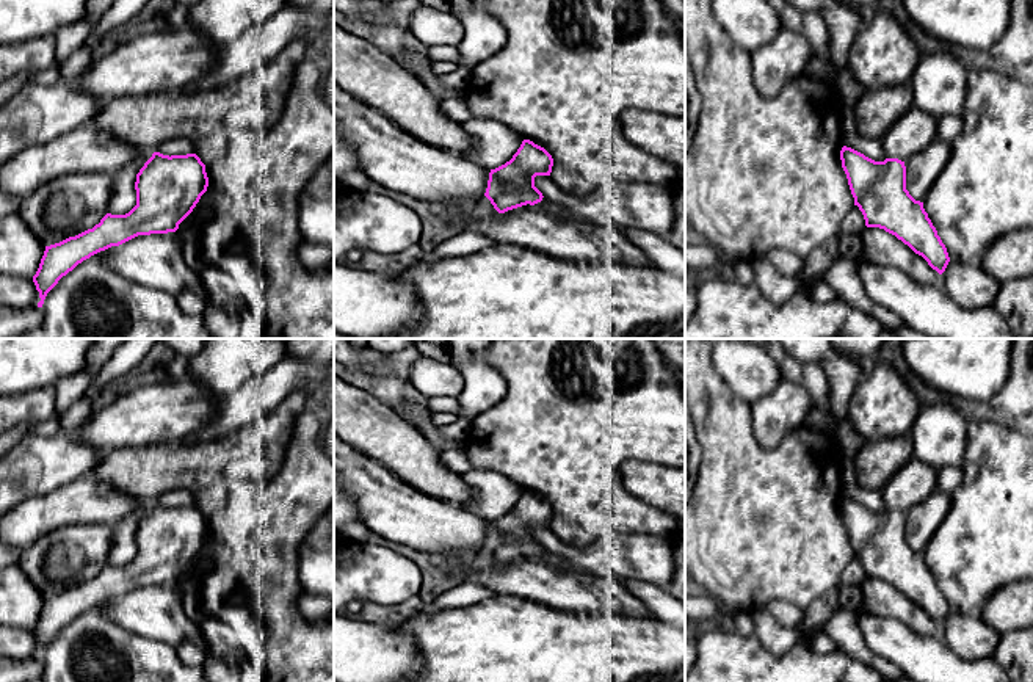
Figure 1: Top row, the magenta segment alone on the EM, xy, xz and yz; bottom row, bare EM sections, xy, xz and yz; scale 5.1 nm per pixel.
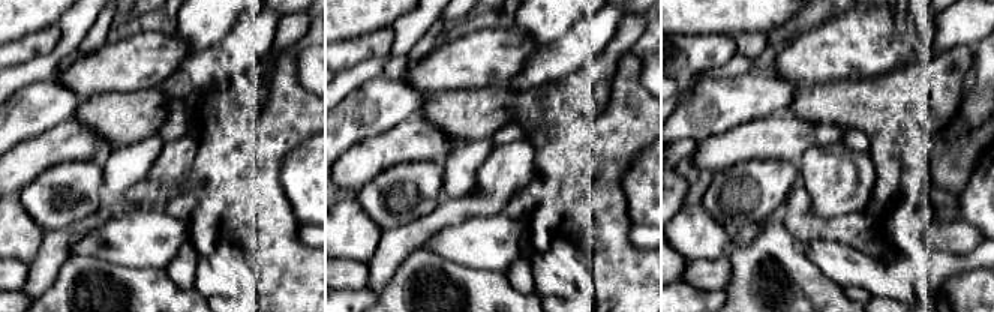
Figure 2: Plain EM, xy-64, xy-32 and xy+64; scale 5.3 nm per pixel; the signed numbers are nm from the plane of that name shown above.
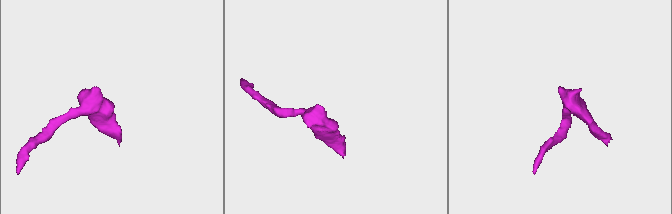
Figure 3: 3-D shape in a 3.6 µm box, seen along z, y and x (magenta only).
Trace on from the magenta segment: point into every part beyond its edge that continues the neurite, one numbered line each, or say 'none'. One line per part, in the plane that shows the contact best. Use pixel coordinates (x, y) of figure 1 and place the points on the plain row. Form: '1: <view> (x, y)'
1: xz (483, 560)

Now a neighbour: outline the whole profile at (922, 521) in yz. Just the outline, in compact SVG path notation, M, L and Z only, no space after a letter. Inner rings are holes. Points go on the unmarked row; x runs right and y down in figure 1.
M933 491L928 499L912 506L906 517L906 541L915 550L923 553L931 536L945 519L951 505L951 497Z

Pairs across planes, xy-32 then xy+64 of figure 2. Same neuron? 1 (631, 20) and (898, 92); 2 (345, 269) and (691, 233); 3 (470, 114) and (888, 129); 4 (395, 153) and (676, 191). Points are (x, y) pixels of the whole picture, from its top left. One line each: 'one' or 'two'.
1: one
2: two
3: one
4: two

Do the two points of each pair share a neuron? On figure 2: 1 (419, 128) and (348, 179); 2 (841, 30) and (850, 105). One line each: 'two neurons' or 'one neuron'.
1: one neuron
2: two neurons

